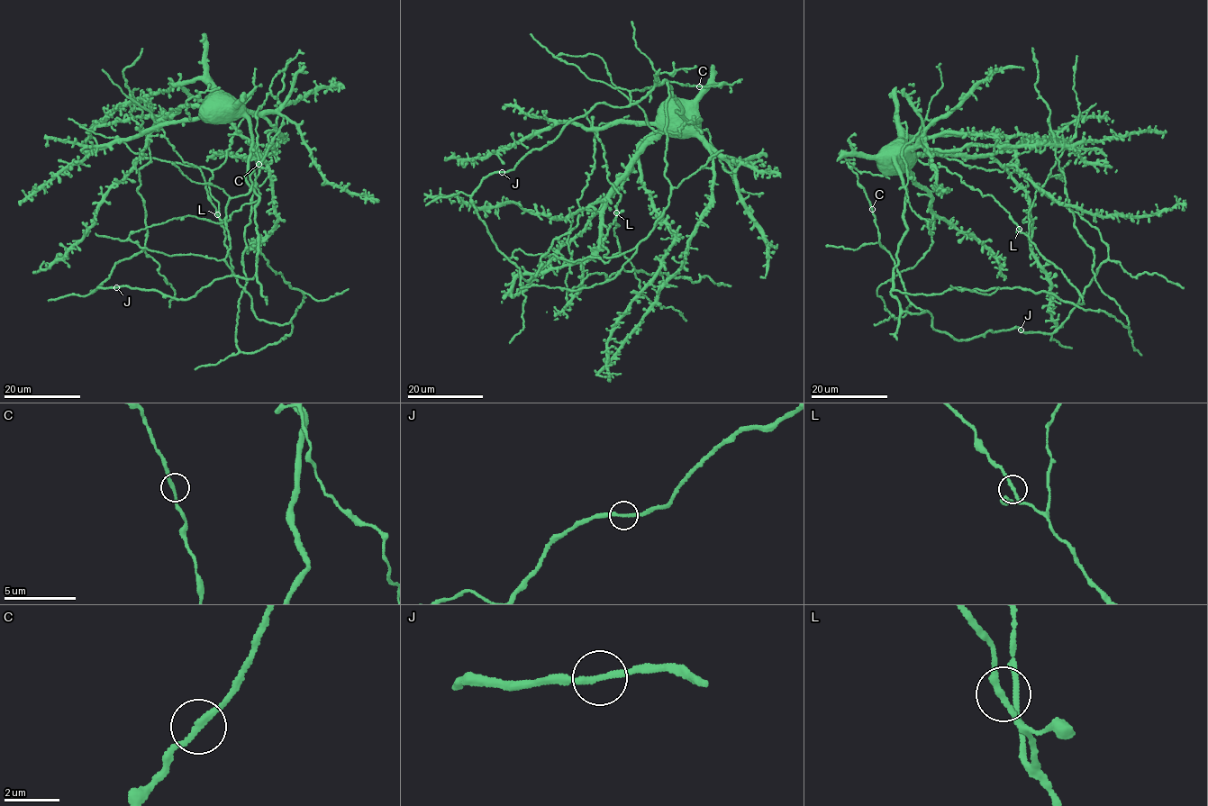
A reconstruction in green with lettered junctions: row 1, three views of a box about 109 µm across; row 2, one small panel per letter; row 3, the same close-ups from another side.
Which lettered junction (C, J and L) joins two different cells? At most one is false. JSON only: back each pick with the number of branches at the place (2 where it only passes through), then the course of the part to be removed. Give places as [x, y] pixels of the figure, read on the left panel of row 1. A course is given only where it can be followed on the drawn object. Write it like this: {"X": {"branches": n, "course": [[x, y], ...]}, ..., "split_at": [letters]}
{"split_at": []}

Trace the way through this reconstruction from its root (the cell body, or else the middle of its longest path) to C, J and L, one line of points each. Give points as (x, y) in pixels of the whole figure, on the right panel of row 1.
C: (885, 162), (894, 160), (906, 190), (907, 230), (891, 294), (903, 311), (924, 312), (905, 296), (872, 209)
J: (885, 162), (906, 190), (891, 292), (899, 307), (927, 312), (932, 328), (960, 341), (1021, 330)
L: (885, 162), (894, 160), (906, 190), (894, 290), (1027, 288), (1085, 304), (1019, 229)

